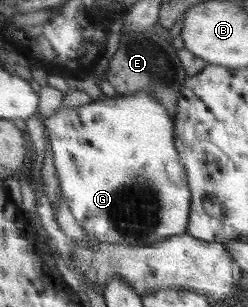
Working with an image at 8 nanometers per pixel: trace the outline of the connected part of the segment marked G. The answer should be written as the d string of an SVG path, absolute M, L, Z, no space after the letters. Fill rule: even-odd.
M138 91L135 95L120 95L117 98L102 98L93 100L85 106L61 106L60 110L48 118L44 118L44 127L50 139L50 146L54 156L54 167L60 183L63 198L67 201L70 212L77 222L82 226L89 238L94 238L98 242L109 244L122 244L132 247L148 247L154 244L171 239L172 236L184 235L187 233L187 226L190 222L191 214L191 189L190 182L187 181L187 172L182 168L175 145L175 122L172 122L171 114L164 108L155 96L148 96L144 91Z

